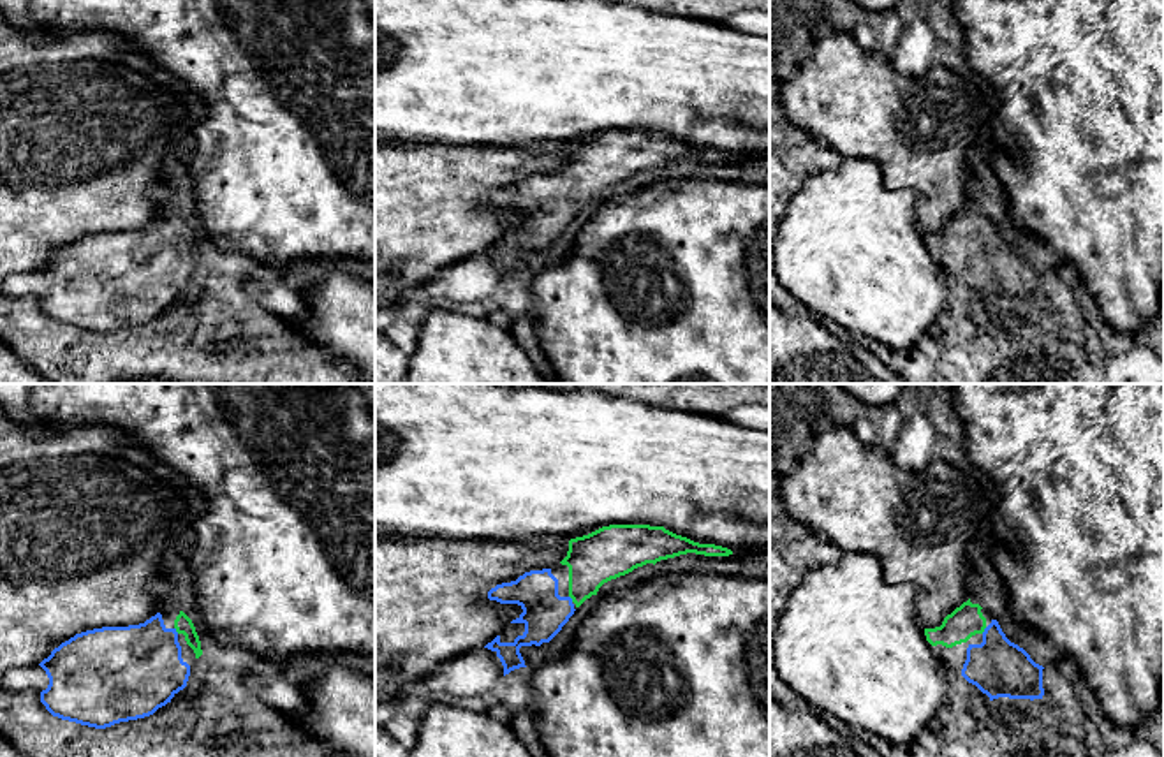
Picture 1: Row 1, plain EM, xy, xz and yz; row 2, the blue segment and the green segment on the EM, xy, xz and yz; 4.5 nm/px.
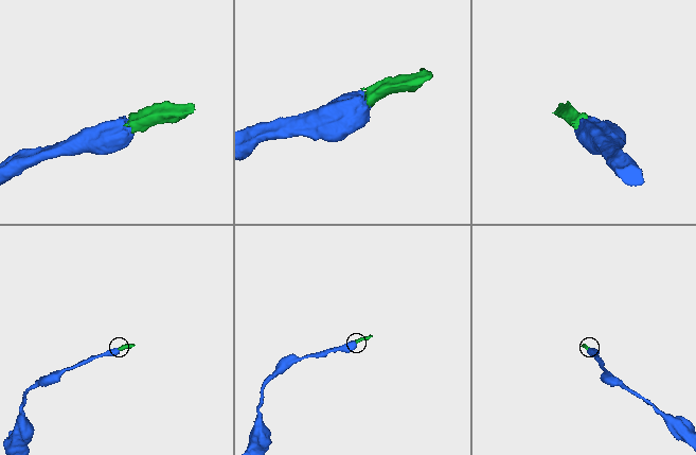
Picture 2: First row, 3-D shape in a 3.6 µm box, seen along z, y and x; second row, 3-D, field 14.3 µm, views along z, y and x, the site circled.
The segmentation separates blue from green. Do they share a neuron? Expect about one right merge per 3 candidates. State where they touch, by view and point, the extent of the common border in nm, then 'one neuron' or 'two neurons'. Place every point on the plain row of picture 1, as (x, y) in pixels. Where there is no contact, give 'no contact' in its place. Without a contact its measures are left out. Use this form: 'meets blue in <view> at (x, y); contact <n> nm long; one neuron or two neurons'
meets blue in yz at (985, 236); contact 40 nm long; one neuron

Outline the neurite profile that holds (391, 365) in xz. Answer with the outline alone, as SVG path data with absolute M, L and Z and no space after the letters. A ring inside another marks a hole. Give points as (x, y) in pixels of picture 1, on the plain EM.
M375 331L375 384L405 384L409 356Z

